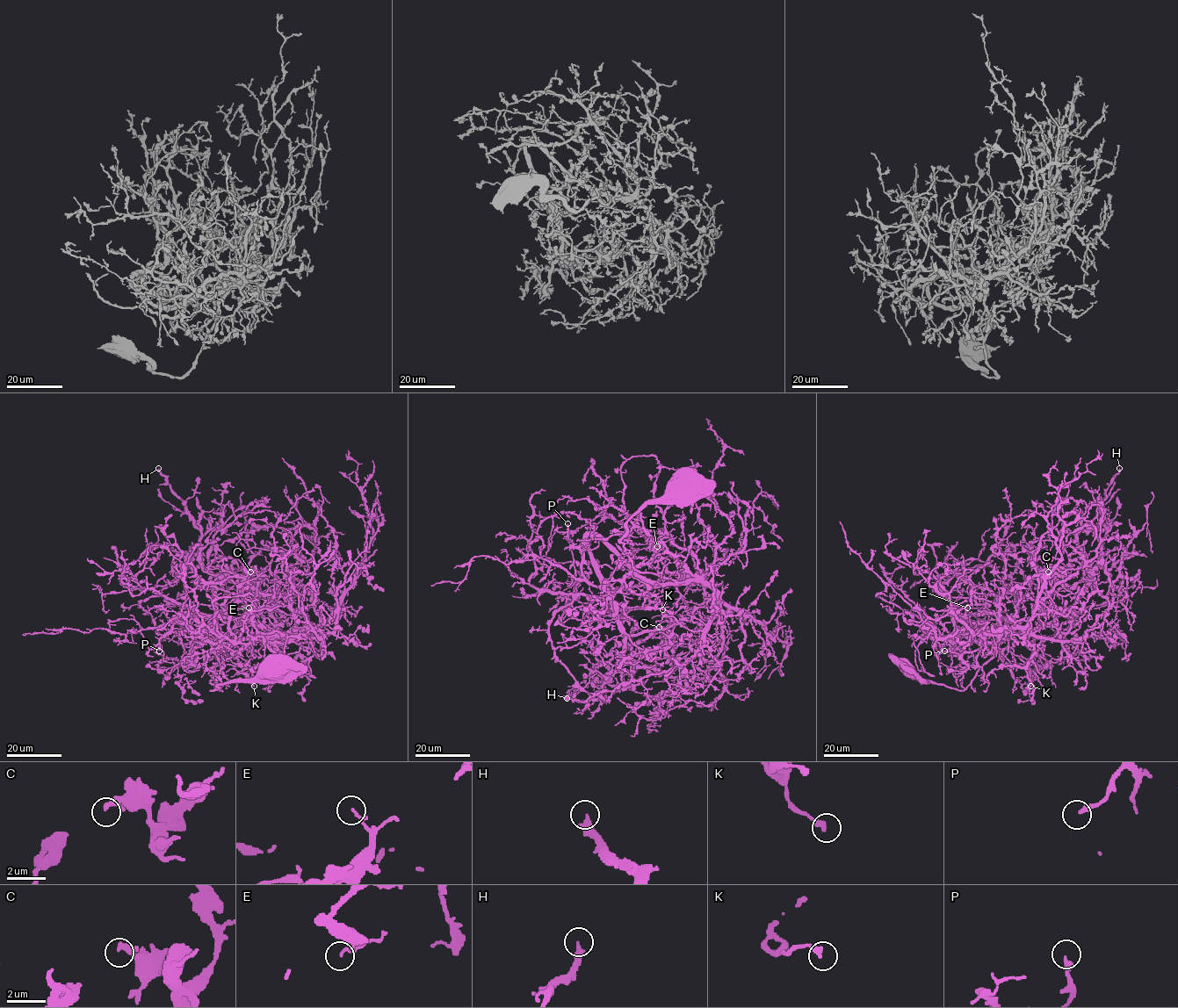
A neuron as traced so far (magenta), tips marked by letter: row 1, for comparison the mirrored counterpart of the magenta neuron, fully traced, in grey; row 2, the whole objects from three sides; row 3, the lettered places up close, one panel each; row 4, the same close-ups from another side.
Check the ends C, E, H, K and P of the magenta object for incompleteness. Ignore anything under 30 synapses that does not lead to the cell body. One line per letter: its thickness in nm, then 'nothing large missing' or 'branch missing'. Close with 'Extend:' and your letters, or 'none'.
C: 190 nm | nothing large missing
E: 130 nm | nothing large missing
H: 320 nm | nothing large missing
K: 280 nm | nothing large missing
P: 240 nm | nothing large missing
Extend: none

